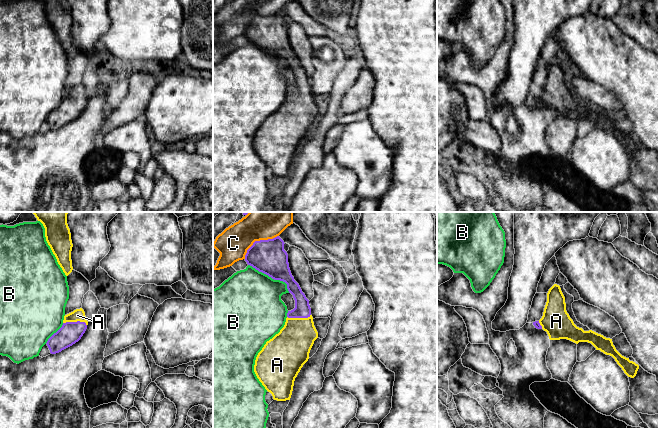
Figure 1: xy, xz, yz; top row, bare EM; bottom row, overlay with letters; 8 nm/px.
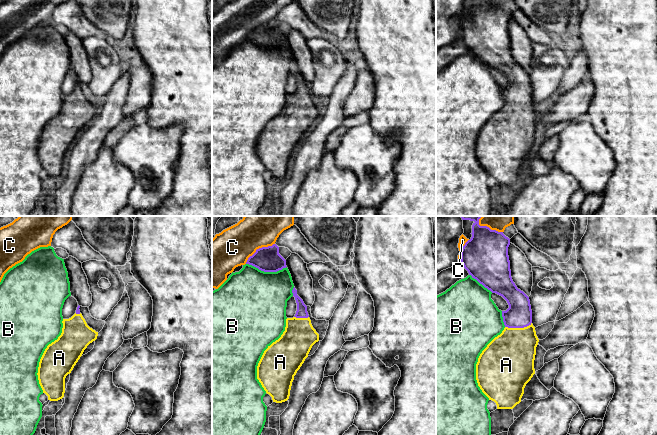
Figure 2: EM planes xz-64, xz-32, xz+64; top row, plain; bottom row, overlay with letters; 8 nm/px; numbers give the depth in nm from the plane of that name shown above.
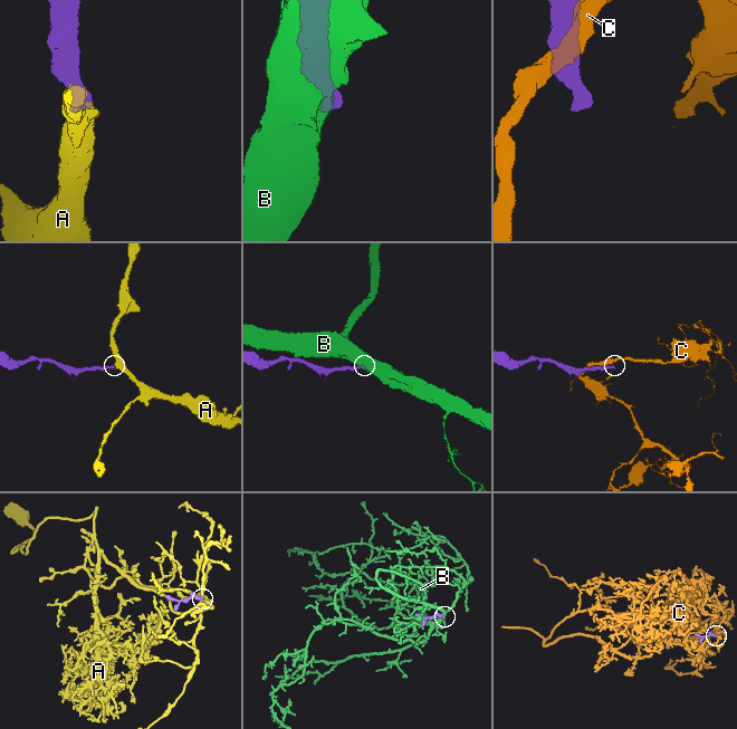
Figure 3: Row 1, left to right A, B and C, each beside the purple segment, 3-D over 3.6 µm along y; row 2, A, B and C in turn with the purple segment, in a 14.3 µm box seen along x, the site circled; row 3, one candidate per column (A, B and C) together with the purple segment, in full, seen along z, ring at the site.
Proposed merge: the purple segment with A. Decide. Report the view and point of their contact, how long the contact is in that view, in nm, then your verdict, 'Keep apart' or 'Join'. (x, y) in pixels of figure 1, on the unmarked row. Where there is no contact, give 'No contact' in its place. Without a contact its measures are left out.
Touches purple at xy (75, 98). Shared border 190 nm. Join

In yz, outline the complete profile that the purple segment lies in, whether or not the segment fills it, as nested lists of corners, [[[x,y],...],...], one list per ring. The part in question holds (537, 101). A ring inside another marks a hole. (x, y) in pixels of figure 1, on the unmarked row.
[[[557,60],[549,65],[543,92],[539,97],[533,98],[533,101],[546,107],[550,116],[567,115],[576,120],[591,119],[596,126],[612,132],[628,153],[634,154],[637,150],[639,141],[622,132],[613,121],[612,115],[592,106],[584,107],[574,100],[566,87],[565,73]]]

